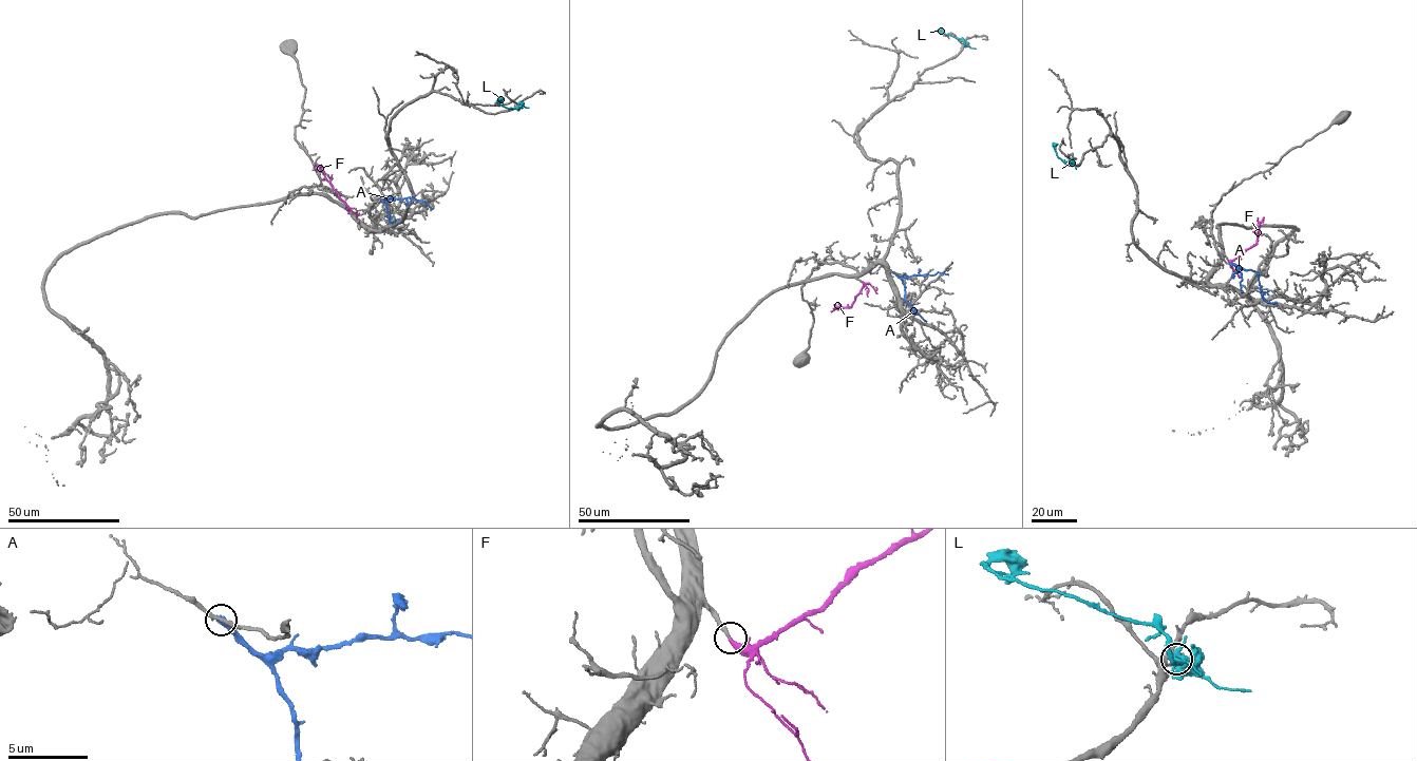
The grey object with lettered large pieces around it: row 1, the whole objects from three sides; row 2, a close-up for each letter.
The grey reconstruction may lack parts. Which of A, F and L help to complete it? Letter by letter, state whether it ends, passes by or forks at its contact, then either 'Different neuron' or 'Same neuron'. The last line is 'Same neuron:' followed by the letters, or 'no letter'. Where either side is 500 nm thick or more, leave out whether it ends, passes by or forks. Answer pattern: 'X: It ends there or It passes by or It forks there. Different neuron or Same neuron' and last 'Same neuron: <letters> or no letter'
A: It ends there. Different neuron
F: It ends there. Same neuron
L: Different neuron
Same neuron: F

